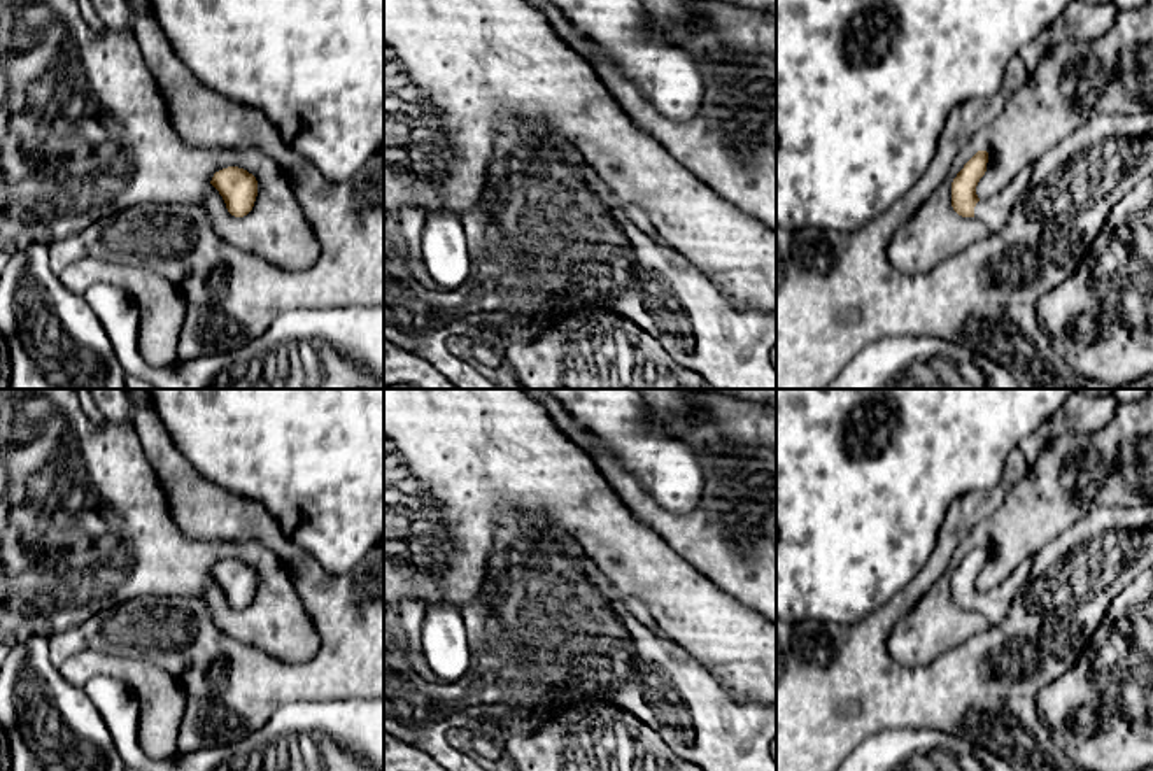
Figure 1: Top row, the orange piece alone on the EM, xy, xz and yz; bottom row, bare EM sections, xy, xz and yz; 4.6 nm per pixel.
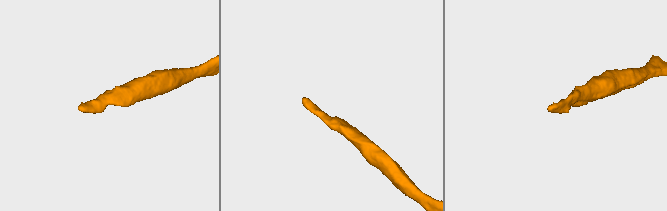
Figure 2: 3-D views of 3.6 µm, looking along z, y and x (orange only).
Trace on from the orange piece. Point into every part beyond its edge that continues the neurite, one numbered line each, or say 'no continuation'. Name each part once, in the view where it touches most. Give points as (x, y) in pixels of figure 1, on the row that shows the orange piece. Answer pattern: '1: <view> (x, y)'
1: yz (994, 212)

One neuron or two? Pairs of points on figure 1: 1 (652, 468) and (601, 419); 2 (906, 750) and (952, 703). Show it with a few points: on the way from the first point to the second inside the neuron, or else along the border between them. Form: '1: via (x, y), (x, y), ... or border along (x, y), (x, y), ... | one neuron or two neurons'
1: via (640, 456), (614, 430) | one neuron
2: border along (885, 729), (938, 729), (955, 735), (966, 743) | two neurons

